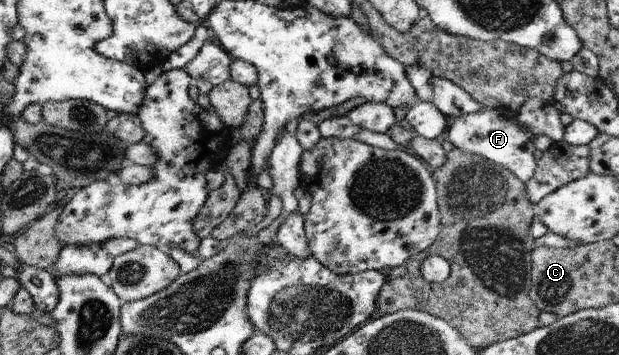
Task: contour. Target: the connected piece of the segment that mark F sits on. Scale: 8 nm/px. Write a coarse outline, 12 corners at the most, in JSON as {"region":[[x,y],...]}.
{"region":[[499,108],[449,118],[455,149],[501,165],[524,183],[533,143]]}

